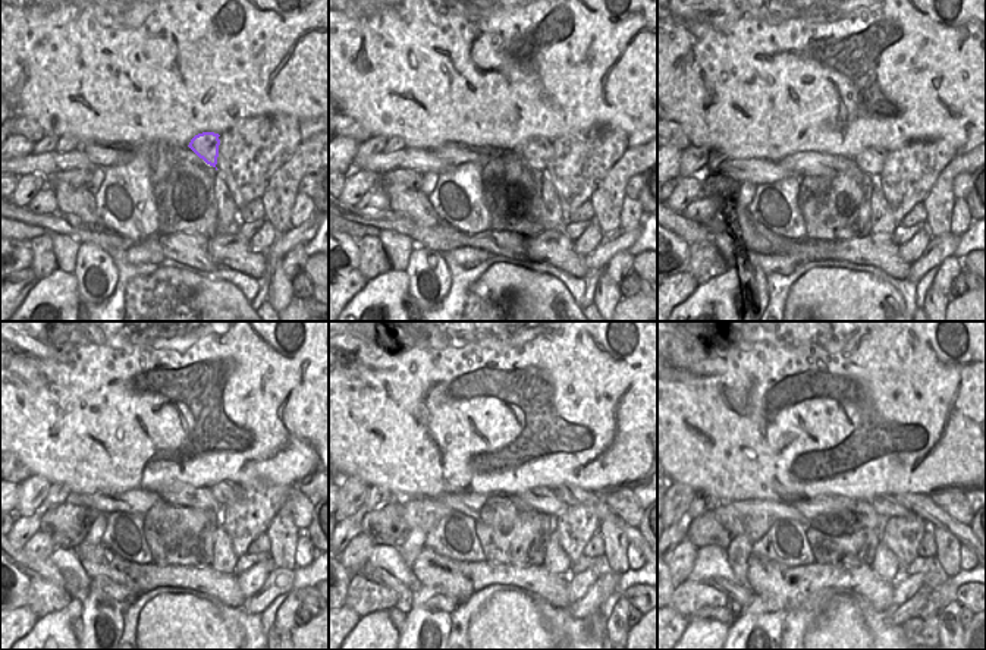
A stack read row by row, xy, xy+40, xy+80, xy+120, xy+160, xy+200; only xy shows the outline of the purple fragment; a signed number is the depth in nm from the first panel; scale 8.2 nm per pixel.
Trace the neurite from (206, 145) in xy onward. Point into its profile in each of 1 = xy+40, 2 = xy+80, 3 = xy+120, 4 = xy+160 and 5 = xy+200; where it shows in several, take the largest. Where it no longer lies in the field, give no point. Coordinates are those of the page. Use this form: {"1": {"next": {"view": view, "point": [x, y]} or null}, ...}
{"1": {"next": {"view": "xy+40", "point": [537, 151]}}, "2": {"next": {"view": "xy+80", "point": [870, 160]}}, "3": {"next": {"view": "xy+120", "point": [226, 492]}}, "4": {"next": {"view": "xy+160", "point": [571, 495]}}, "5": {"next": {"view": "xy+200", "point": [920, 504]}}}

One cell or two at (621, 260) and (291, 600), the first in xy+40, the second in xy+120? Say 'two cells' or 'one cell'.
one cell

